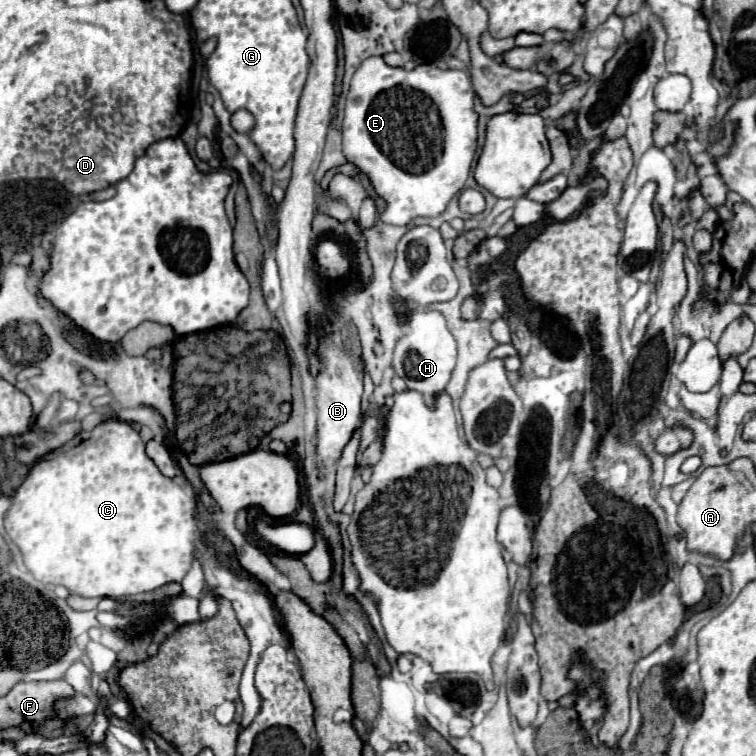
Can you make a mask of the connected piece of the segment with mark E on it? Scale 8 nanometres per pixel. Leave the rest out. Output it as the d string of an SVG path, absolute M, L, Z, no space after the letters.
M371 57L371 59L365 59L361 63L361 67L355 71L355 75L351 79L351 89L349 89L347 99L345 99L345 115L343 115L343 125L341 125L341 131L343 131L343 153L353 165L357 165L371 179L377 195L385 199L387 209L381 215L383 223L407 225L415 217L437 217L437 215L441 215L445 211L447 203L463 189L465 179L469 175L469 167L471 167L473 155L475 155L475 149L477 149L479 115L473 109L473 99L475 99L473 85L471 85L471 79L469 79L469 75L465 71L440 69L434 63L422 63L417 65L415 69L411 69L411 71L405 71L401 67L389 67L383 61L383 57Z

